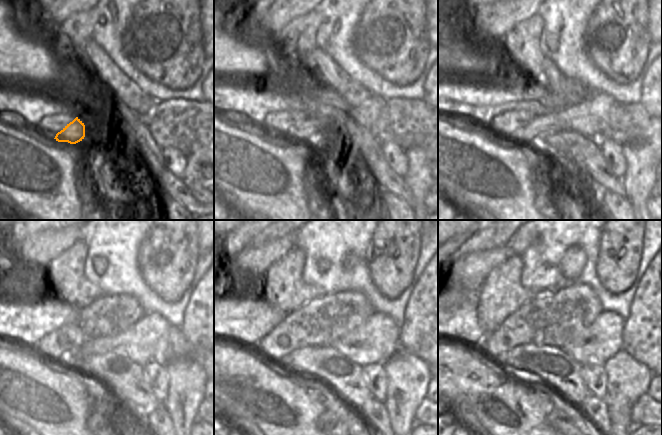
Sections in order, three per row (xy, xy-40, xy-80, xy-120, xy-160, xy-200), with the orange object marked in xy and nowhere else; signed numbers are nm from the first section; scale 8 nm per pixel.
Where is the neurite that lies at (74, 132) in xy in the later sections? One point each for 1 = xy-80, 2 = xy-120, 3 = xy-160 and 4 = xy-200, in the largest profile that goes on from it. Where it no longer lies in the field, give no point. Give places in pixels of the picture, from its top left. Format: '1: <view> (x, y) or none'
1: xy-80 (589, 118)
2: xy-120 (146, 340)
3: xy-160 (377, 339)
4: xy-200 (603, 339)

